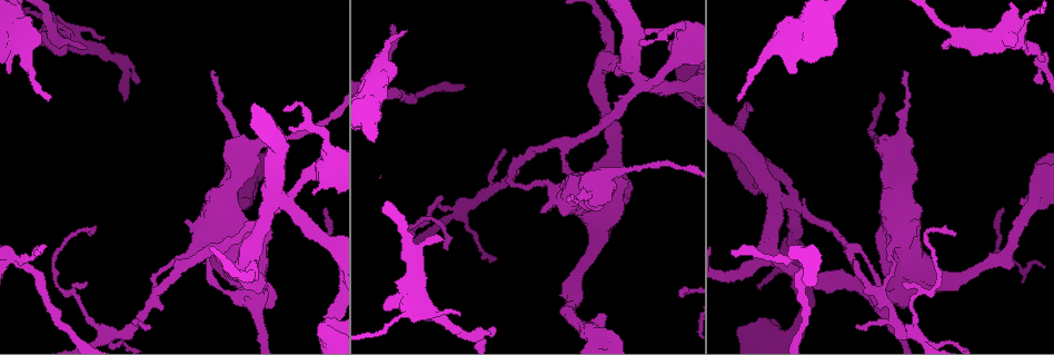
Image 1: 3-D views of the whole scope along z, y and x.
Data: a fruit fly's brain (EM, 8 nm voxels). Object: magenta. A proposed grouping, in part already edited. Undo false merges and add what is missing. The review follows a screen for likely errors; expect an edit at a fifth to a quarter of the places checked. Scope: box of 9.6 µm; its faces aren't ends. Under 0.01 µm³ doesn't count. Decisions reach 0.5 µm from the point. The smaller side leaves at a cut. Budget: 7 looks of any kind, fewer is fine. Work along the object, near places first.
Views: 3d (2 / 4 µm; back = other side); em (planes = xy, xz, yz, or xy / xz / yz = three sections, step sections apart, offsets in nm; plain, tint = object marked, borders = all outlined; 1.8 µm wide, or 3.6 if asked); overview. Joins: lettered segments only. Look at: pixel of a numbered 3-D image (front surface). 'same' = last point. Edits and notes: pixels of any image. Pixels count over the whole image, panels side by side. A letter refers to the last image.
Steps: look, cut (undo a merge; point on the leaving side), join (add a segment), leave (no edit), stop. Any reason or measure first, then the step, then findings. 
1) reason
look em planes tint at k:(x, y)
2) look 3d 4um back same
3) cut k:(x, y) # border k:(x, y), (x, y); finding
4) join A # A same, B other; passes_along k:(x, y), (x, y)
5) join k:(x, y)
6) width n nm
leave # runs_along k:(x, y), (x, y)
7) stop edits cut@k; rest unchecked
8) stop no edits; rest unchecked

branch stops here
look em planes borders at 1:(493, 327)

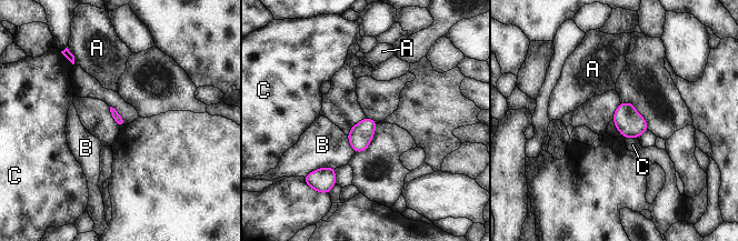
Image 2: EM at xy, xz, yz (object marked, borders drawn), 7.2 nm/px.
leave # A other, B other, C other; border 2:(625, 137), (638, 138); no lettered segment goes on from it

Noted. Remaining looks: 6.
end of a long branch
look em xy step 4 tint at 1:(954, 236)

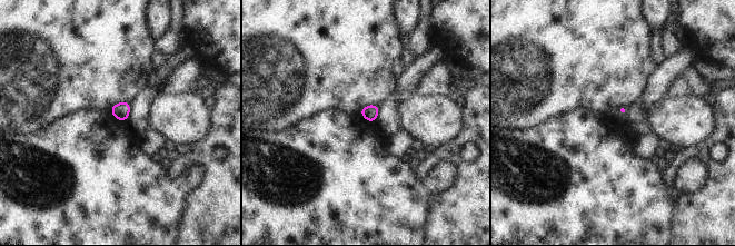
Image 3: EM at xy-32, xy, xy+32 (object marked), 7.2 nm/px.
another direction
look em planes borders same

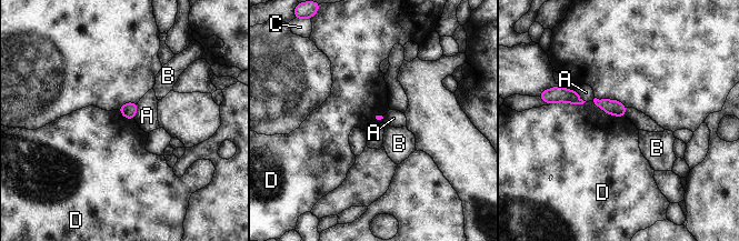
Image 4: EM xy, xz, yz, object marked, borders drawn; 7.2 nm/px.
leave # A other, B other, C other, D other; border 4:(585, 101), (582, 103), (550, 103); no lettered segment goes on from it

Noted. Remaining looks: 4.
four arms meet
look em 3.6um planes borders at 1:(105, 335)

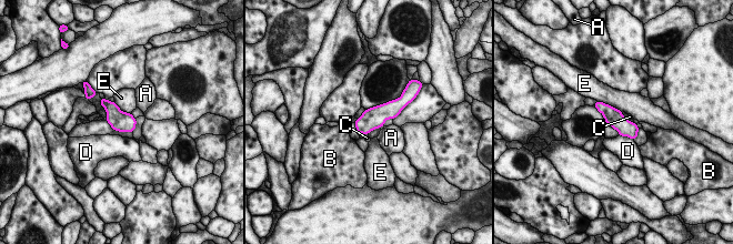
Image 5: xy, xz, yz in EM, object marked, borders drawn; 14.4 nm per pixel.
leave # A other, B other, C other, D other, E other; one neuron here

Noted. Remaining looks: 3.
stop no edits; rest unchecked

